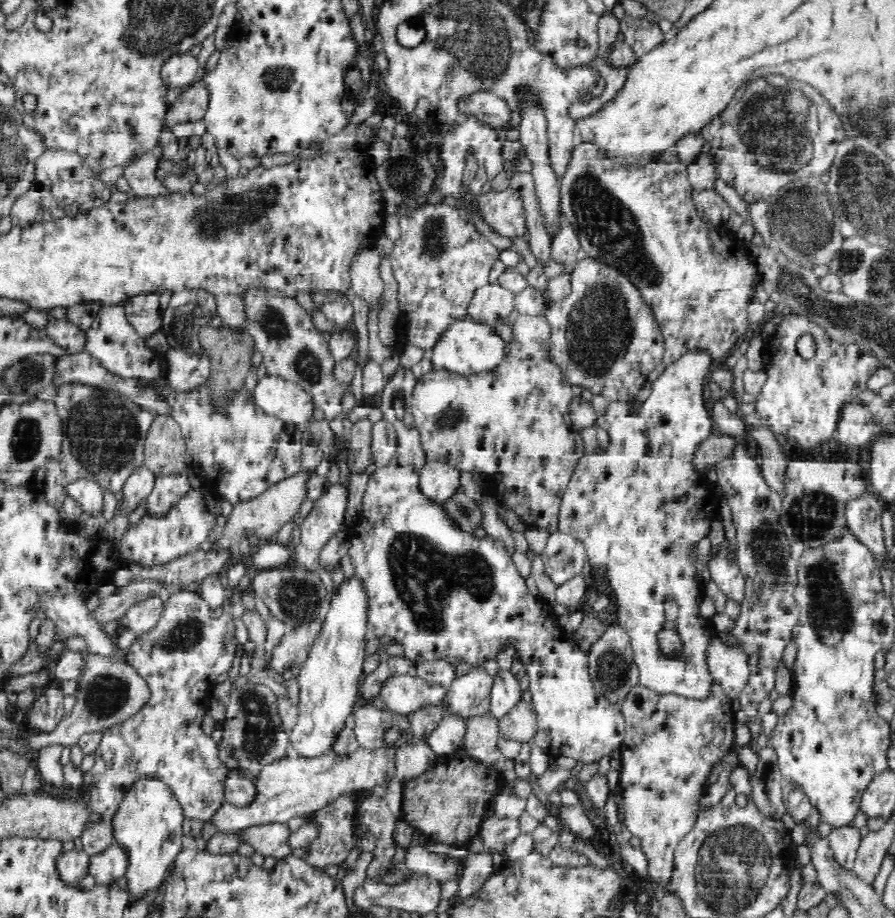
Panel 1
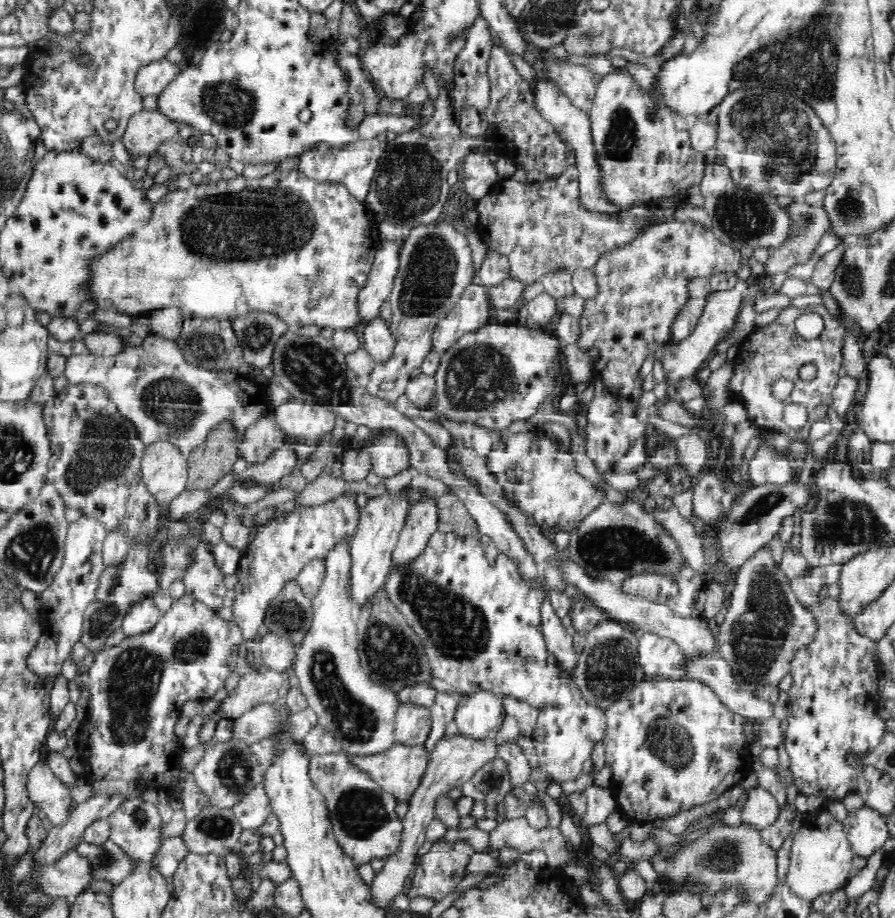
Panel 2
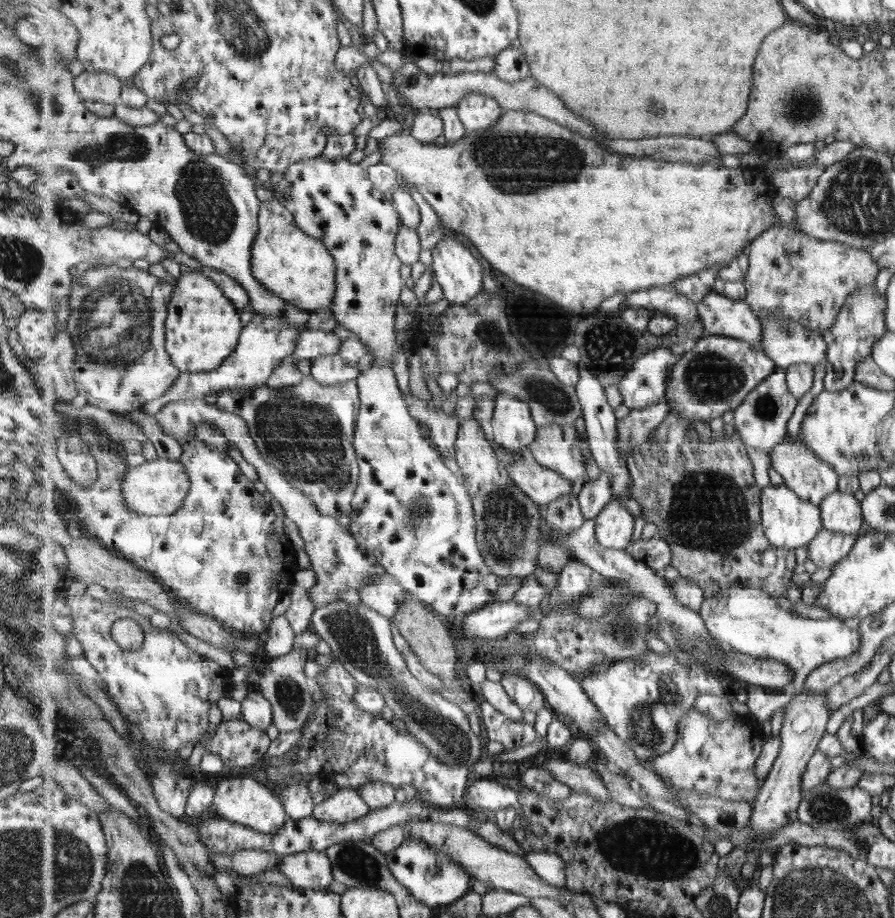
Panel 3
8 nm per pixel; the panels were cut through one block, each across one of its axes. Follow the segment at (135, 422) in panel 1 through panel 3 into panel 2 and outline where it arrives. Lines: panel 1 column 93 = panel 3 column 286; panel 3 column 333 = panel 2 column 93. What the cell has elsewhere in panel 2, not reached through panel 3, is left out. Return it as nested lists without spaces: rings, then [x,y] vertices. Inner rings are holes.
[[[66,383],[60,392],[42,406],[53,452],[45,484],[50,484],[58,491],[65,508],[76,508],[81,513],[95,517],[105,525],[107,531],[125,526],[131,539],[153,531],[162,517],[163,508],[142,478],[141,460],[146,444],[141,441],[140,431],[134,421],[122,417],[103,387],[90,383]]]

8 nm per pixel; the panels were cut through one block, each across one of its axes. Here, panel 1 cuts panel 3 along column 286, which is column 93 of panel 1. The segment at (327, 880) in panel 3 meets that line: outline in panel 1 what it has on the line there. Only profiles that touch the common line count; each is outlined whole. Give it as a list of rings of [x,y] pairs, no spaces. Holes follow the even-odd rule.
[[[115,842],[98,854],[91,855],[89,873],[92,874],[96,884],[112,883],[118,878],[126,877],[128,870],[128,851],[124,845]]]

